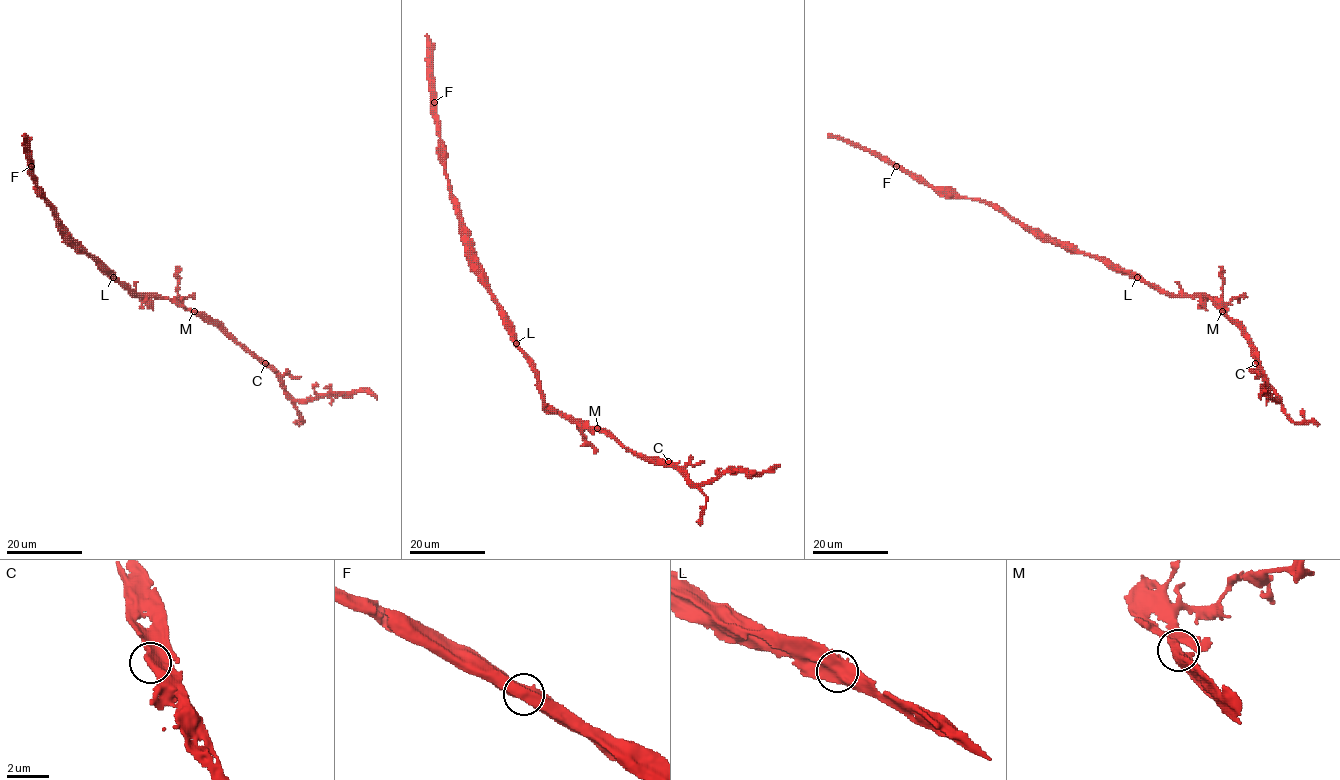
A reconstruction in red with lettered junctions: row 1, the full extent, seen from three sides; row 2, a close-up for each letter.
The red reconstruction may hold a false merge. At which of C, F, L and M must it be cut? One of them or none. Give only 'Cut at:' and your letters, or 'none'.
Cut at: none

